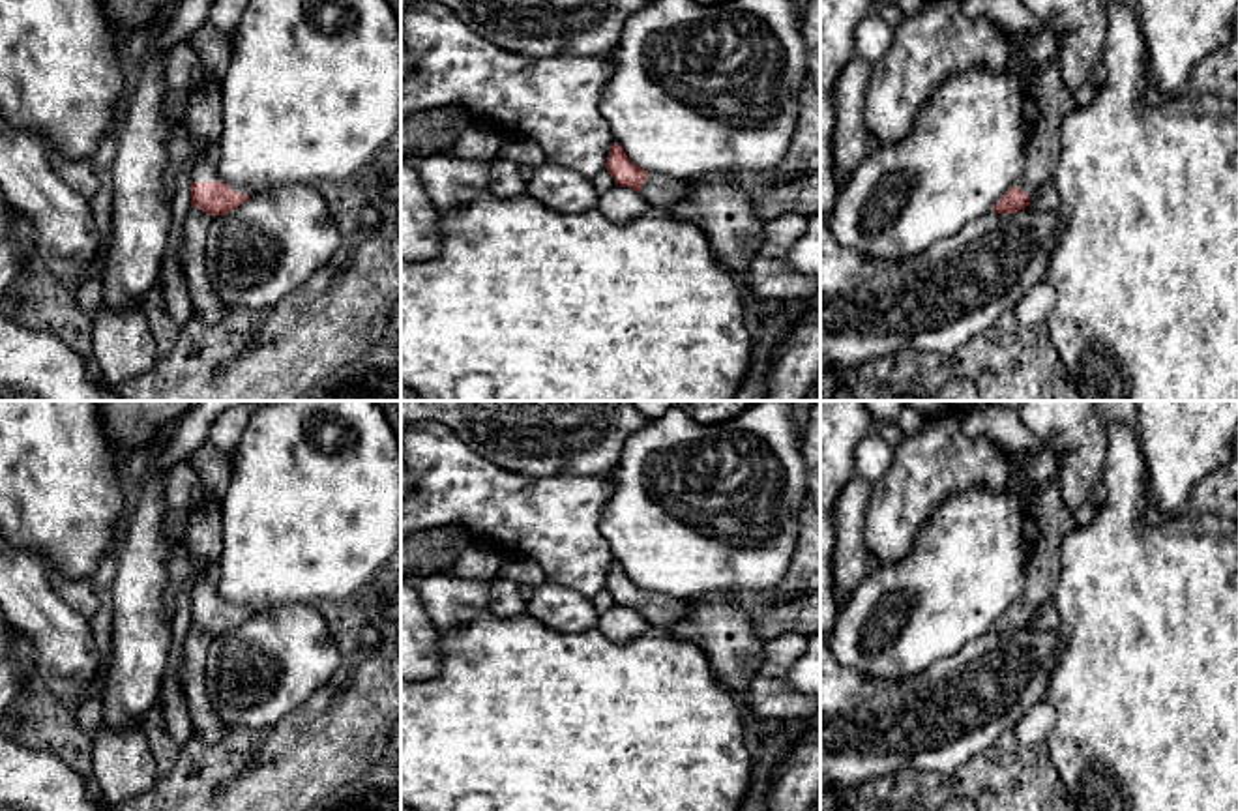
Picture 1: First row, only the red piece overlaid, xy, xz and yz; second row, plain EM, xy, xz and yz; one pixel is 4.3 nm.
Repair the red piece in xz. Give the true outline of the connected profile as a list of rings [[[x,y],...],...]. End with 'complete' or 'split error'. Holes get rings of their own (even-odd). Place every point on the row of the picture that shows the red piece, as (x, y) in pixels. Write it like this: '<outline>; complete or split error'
[[[618,142],[611,146],[605,169],[616,185],[637,191],[650,204],[652,215],[665,215],[689,193],[684,182],[637,167]]]; split error

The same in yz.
[[[1049,62],[1036,75],[1026,79],[1034,90],[1039,107],[1039,125],[1034,129],[1026,146],[1026,163],[1023,174],[998,199],[991,212],[1013,214],[1028,206],[1030,197],[1047,182],[1054,180],[1060,161],[1060,127],[1064,118],[1077,107],[1071,92],[1066,88],[1058,62]]]; split error

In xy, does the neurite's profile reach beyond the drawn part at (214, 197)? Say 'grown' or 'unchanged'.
grown

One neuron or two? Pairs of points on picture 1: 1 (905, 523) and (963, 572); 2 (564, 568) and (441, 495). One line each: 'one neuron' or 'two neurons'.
1: two neurons
2: one neuron

